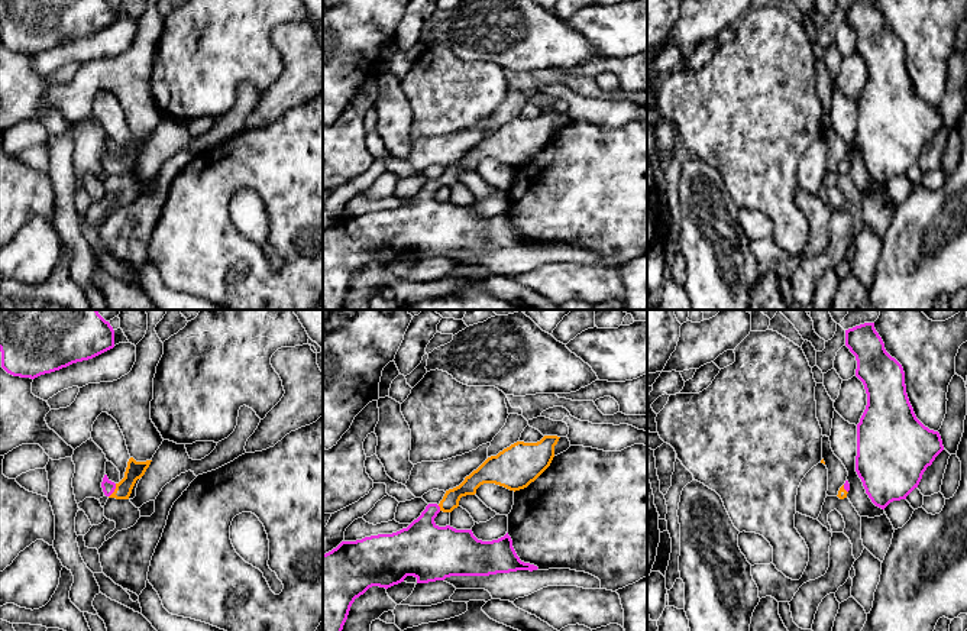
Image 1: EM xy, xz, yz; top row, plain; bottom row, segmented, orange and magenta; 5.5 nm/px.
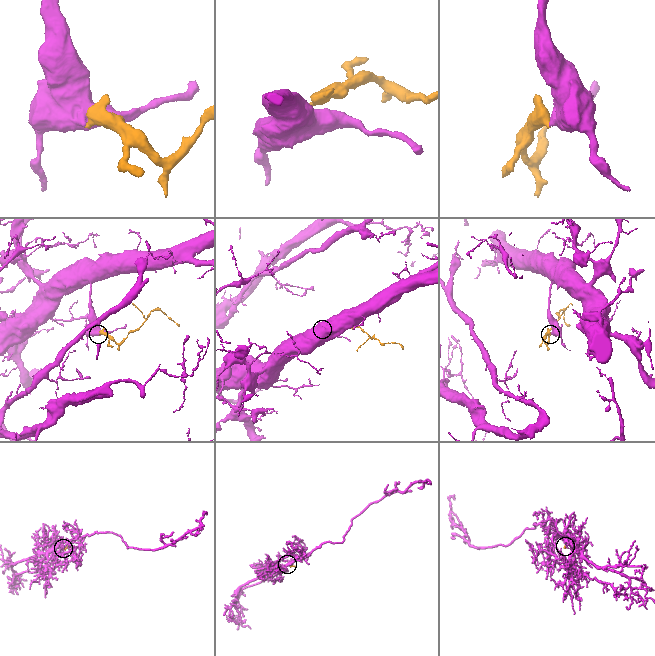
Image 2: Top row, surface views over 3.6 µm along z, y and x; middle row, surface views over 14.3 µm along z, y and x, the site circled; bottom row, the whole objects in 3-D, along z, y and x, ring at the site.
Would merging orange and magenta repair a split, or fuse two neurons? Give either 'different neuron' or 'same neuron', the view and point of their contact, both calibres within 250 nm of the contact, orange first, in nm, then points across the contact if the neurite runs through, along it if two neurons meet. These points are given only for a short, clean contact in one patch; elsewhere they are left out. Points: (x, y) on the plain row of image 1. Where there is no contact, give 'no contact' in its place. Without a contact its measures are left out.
same neuron; meets orange in xy at (115, 167); 100 nm thick on the orange side, 70 nm on the other; runs through xy (135, 146), (115, 167), (109, 162)

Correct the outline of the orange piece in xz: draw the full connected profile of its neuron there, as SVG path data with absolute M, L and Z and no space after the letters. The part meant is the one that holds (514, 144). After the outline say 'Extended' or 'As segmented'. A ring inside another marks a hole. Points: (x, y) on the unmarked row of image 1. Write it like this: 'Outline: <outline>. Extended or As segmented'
Outline: M544 111L537 119L517 117L488 133L465 156L446 166L440 179L428 179L421 191L407 204L392 210L378 210L356 217L342 217L336 224L323 230L323 310L340 310L352 279L369 263L391 263L414 252L417 259L444 256L450 252L489 252L517 246L537 246L517 232L508 208L492 217L478 216L472 206L456 206L450 201L439 203L434 194L440 187L452 188L462 172L475 171L484 159L495 159L510 166L520 166L534 158L552 139L554 122L560 113Z. Extended

